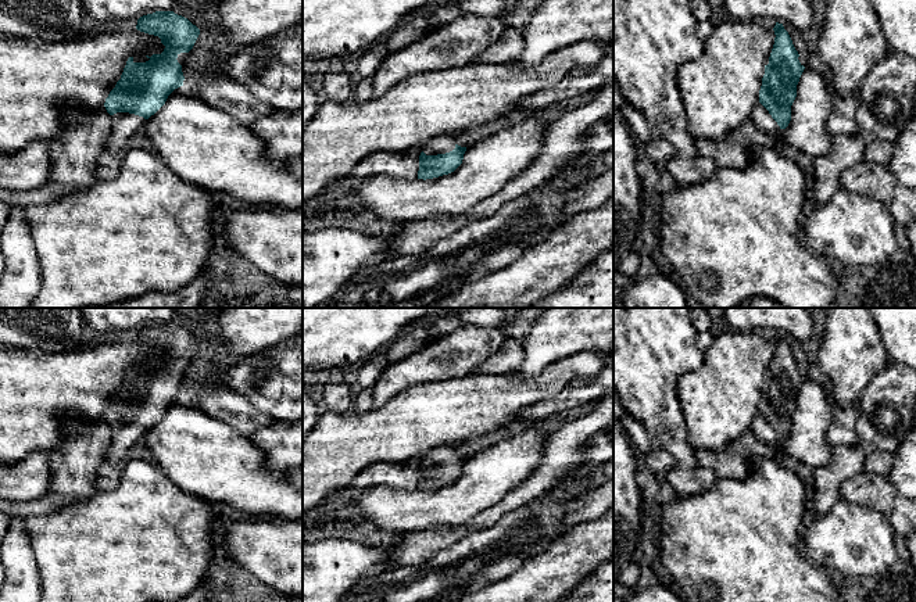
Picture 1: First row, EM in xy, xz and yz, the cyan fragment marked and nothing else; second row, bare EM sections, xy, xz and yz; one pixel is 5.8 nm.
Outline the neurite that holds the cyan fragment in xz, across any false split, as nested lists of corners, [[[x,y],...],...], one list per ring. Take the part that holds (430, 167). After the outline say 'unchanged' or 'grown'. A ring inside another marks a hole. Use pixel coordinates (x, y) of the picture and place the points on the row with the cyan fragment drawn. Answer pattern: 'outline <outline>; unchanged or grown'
outline [[[439,136],[422,147],[418,179],[433,179],[454,172],[464,160],[466,147],[458,146],[451,136]]]; grown

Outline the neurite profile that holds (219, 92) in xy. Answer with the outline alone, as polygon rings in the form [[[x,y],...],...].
[[[196,76],[187,83],[205,103],[229,112],[237,122],[250,125],[273,111],[253,100],[251,93],[240,83],[222,76]]]

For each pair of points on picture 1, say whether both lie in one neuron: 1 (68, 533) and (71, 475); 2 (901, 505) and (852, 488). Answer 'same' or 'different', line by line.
1: different
2: same

